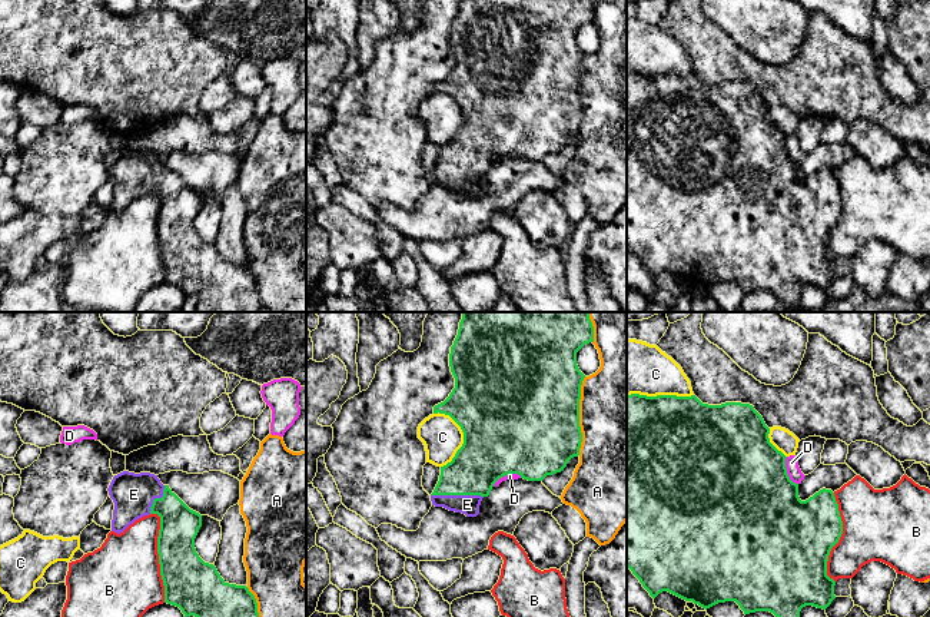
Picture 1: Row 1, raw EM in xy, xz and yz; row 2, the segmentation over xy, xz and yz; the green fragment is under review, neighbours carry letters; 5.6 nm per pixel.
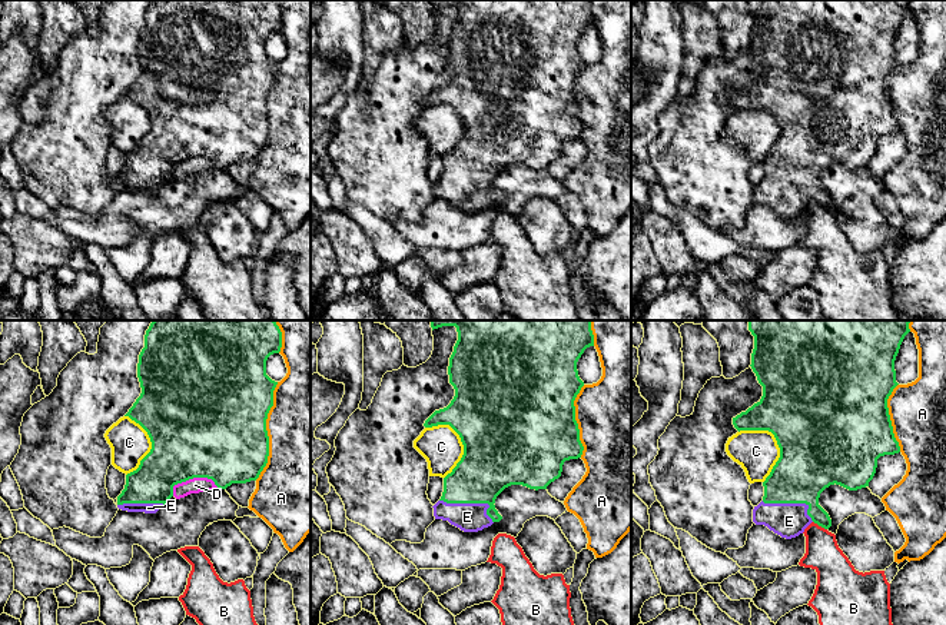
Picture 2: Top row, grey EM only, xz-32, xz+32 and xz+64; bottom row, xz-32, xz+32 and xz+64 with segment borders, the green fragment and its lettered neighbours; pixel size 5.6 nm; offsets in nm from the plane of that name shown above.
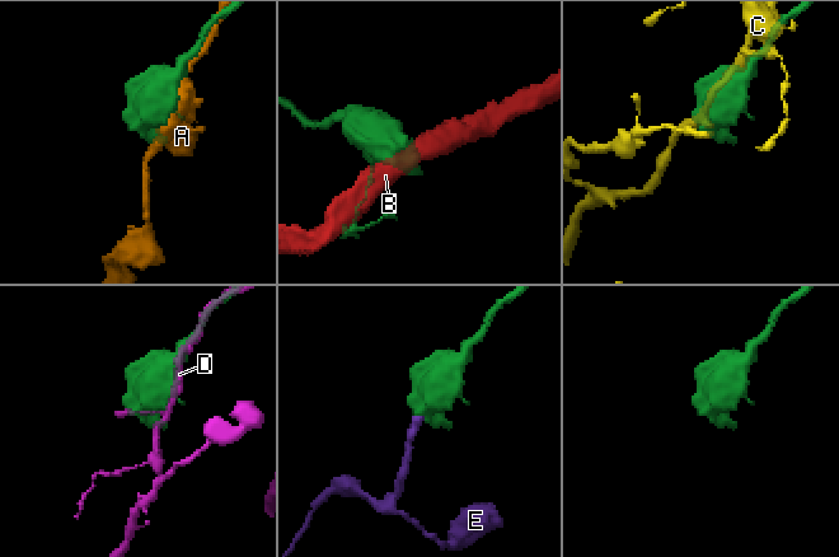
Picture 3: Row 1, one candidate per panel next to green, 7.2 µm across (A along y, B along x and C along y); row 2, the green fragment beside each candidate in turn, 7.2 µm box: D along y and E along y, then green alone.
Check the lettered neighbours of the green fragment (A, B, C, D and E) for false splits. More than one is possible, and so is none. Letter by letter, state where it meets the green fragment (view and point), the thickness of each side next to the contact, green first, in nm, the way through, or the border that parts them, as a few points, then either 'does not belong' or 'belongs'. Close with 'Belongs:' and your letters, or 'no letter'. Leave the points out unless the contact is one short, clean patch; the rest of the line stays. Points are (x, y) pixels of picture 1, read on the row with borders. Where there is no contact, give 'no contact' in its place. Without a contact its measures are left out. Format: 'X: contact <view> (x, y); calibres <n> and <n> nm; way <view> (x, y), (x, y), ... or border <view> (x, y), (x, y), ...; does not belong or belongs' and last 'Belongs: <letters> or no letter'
A: contact xz (578, 415); calibres 500 and 500 nm; does not belong
B: contact xy (159, 556); calibres 300 and 440 nm; does not belong
C: contact xz (464, 438); calibres 500 and 220 nm; does not belong
D: contact xz (507, 474); calibres 500 and 30 nm; does not belong
E: contact xz (457, 494); calibres 280 and 110 nm; way xz (482, 460), (462, 483), (457, 494), (467, 504); belongs
Belongs: E

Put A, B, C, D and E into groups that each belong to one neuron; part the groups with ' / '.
A / B / C / D / E

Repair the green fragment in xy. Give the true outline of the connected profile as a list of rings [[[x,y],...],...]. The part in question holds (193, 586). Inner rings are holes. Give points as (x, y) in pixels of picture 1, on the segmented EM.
[[[123,471],[113,477],[107,491],[114,502],[112,531],[117,534],[145,515],[160,517],[157,554],[165,603],[179,607],[185,617],[259,617],[256,598],[249,588],[226,583],[213,564],[199,557],[195,538],[202,527],[202,515],[190,510],[169,485],[163,485],[157,475]]]

